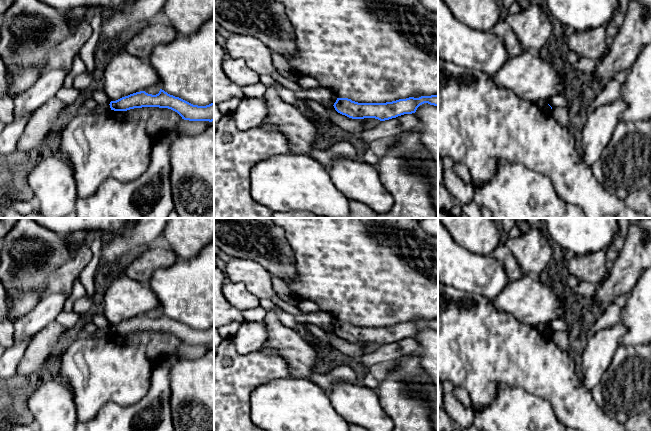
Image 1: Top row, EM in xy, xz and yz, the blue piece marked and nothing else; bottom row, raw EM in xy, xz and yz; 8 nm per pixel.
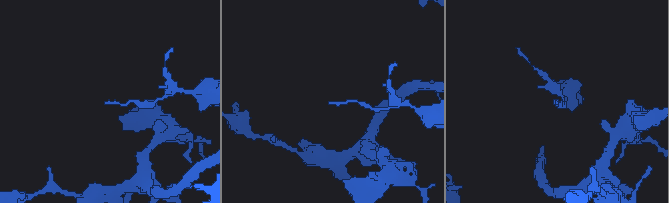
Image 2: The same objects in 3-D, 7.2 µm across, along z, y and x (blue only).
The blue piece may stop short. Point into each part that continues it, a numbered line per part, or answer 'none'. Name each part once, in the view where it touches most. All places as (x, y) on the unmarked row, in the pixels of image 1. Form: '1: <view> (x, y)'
none

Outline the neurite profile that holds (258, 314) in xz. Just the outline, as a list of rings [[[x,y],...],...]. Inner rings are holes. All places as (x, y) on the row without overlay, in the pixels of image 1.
[[[259,306],[254,309],[248,309],[243,312],[244,320],[245,322],[251,323],[251,322],[256,322],[256,323],[261,323],[264,321],[266,317],[267,311]]]

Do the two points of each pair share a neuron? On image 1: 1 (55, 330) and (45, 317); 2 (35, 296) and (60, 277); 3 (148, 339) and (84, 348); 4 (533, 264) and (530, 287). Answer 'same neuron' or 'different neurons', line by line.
1: different neurons
2: different neurons
3: same neuron
4: different neurons

